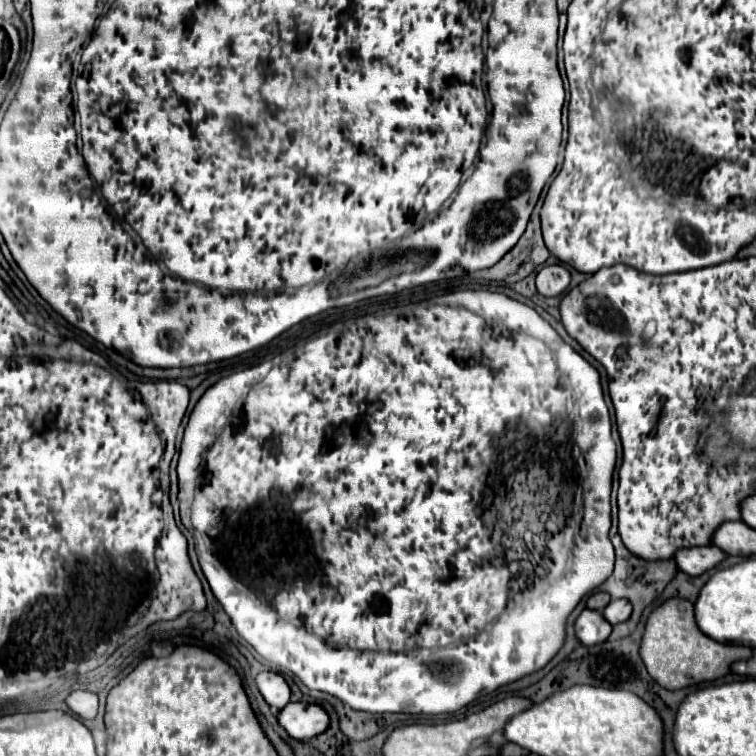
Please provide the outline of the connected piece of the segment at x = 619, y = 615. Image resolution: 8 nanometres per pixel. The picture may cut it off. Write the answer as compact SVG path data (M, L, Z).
M613 599L607 607L605 607L605 611L603 611L603 615L607 617L607 621L611 623L611 625L617 625L617 623L623 623L623 621L627 621L629 617L631 617L631 603L627 601L627 599Z

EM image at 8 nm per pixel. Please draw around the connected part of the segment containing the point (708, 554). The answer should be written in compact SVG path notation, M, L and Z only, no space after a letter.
M705 545L705 547L679 549L675 555L675 561L683 573L687 573L691 577L699 577L705 571L717 567L725 557L727 557L727 553L723 553L719 547Z

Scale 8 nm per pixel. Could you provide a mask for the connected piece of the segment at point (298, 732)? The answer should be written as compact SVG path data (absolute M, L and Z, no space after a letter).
M289 703L279 713L279 723L293 739L313 739L319 733L327 731L329 715L321 705L315 703Z

